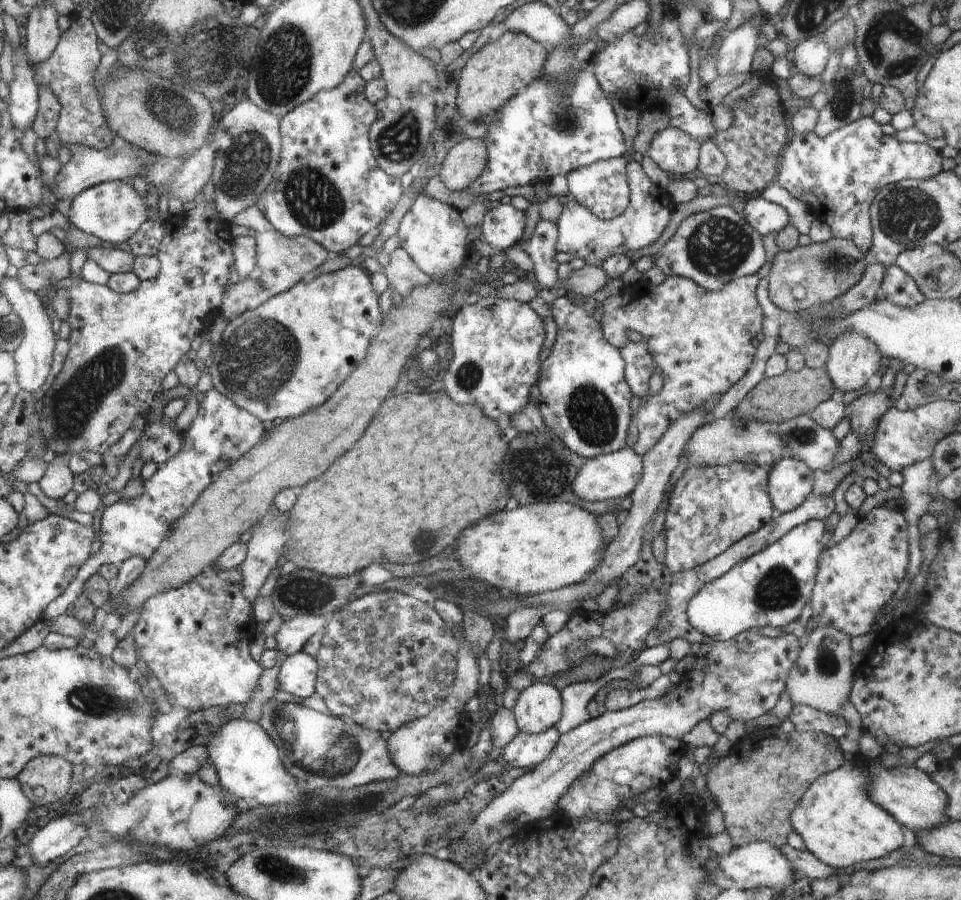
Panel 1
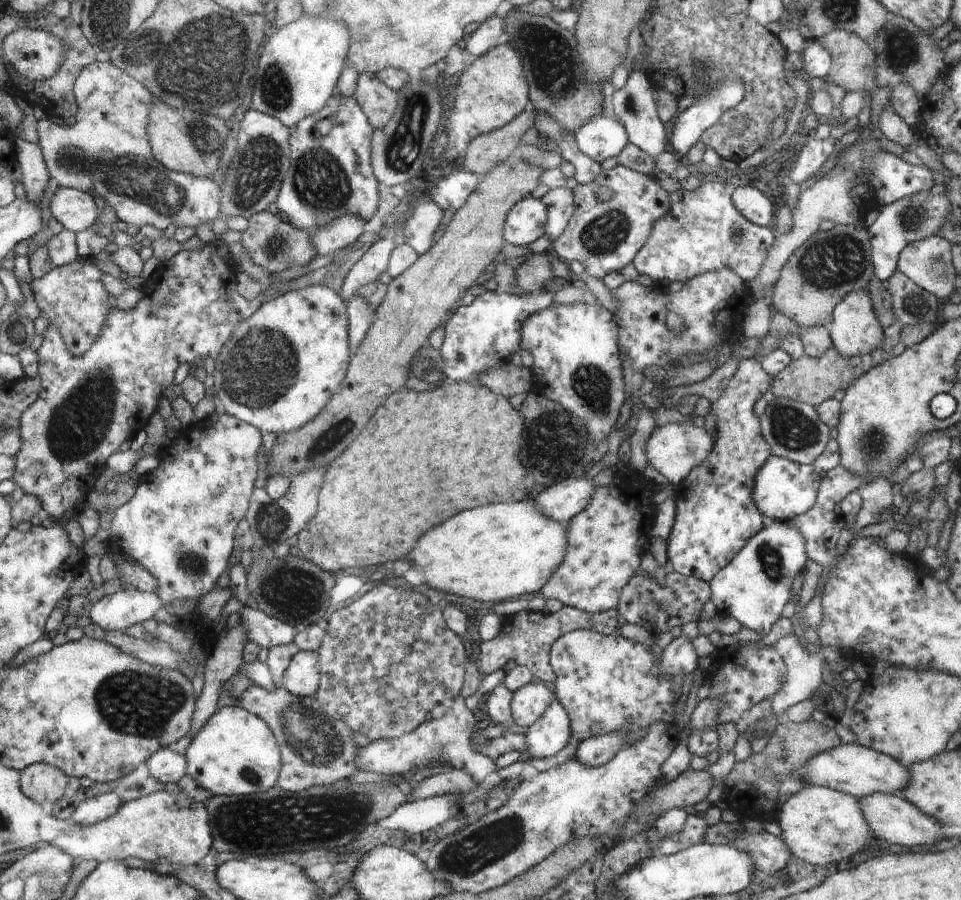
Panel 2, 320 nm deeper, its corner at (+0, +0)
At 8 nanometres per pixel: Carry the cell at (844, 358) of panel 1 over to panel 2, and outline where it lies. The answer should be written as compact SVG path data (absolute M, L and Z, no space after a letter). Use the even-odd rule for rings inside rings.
M867 288L849 292L834 308L827 331L833 347L845 357L870 354L882 345L883 329L877 319Z

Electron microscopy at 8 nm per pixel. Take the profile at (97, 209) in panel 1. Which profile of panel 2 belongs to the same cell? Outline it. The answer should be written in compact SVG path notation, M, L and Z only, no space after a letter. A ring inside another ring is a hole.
M60 187L54 193L50 203L52 216L56 218L66 230L75 233L86 230L96 222L96 218L99 214L97 203L94 203L95 198L96 197L91 193L75 189L74 187Z

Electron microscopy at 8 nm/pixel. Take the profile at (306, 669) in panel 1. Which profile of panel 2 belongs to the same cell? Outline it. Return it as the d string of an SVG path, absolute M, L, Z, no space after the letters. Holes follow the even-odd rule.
M299 650L284 672L281 686L293 695L315 698L320 676L319 653Z

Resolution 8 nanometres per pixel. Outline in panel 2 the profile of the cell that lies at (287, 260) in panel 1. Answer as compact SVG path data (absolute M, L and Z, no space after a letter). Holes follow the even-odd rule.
M347 214L331 220L324 228L311 230L311 241L317 254L336 253L336 250L348 247L364 232L367 221L363 216Z

